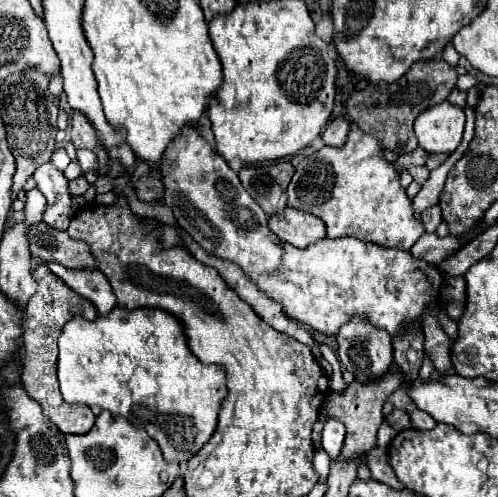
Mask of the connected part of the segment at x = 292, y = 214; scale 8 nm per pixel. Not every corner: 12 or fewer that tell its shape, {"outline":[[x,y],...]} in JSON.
{"outline":[[294,207],[268,229],[300,249],[326,237],[322,219]]}

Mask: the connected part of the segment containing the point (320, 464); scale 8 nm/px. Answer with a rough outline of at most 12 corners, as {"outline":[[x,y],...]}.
{"outline":[[318,449],[314,455],[314,469],[320,481],[328,477],[330,457]]}

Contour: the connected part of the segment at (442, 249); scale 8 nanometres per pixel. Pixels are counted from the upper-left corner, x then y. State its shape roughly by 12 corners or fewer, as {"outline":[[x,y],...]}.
{"outline":[[424,233],[410,253],[426,263],[440,265],[454,255],[462,241],[452,235],[440,239]]}

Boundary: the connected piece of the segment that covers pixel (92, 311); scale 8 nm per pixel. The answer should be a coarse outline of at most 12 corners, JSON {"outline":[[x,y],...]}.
{"outline":[[46,265],[26,305],[22,385],[64,433],[96,417],[62,399],[56,339],[74,315],[98,317]]}

